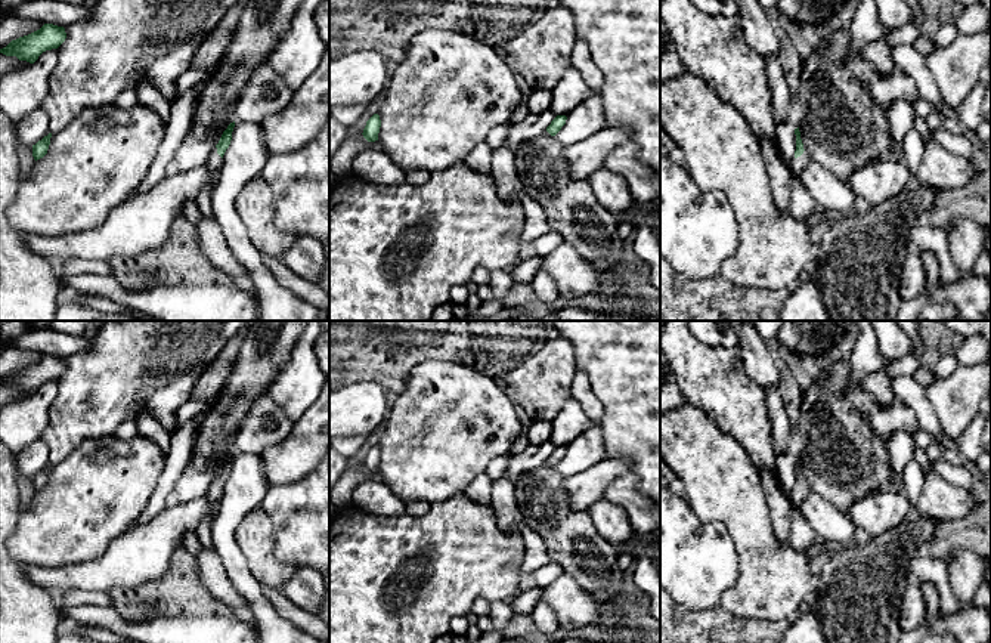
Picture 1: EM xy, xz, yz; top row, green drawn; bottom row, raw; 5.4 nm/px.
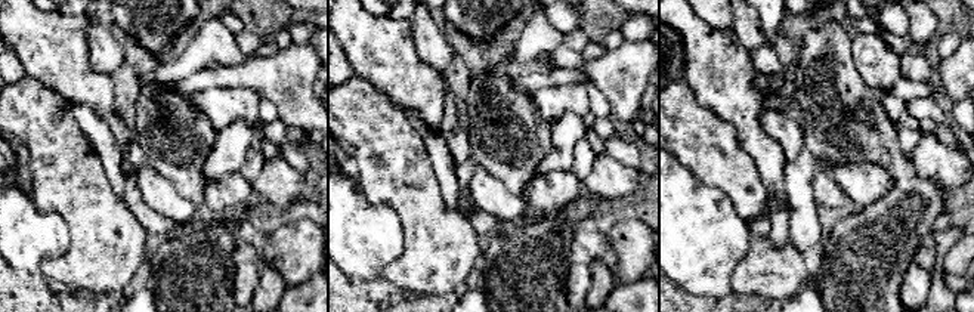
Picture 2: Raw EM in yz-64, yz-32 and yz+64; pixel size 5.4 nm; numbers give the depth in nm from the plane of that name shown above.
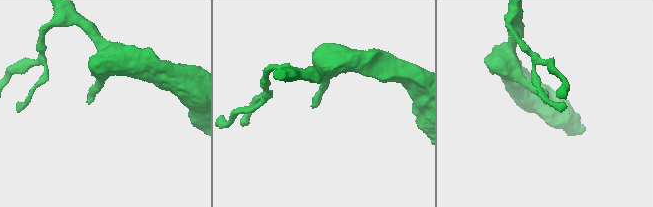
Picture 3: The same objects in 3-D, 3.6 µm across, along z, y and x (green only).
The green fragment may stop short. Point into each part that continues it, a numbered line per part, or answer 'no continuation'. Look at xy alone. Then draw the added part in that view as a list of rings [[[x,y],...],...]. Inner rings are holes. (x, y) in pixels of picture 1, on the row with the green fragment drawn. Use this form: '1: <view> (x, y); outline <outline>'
1: xy (214, 163); outline [[[214,148],[207,161],[207,166],[211,171],[217,173],[217,171],[220,171],[222,164],[223,164],[223,158],[217,154],[217,148]]]

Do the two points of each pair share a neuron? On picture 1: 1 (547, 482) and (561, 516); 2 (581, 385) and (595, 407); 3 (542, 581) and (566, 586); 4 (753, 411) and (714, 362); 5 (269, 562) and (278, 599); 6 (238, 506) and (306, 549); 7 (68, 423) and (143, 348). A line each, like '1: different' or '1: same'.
1: same
2: same
3: different
4: same
5: different
6: different
7: same

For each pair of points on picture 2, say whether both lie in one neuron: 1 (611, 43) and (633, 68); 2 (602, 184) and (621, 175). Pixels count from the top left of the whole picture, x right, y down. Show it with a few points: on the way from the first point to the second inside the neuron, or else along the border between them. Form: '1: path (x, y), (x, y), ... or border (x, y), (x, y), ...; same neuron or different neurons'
1: border (624, 40), (617, 48), (608, 51); different neurons
2: path (606, 181), (617, 179); same neuron

